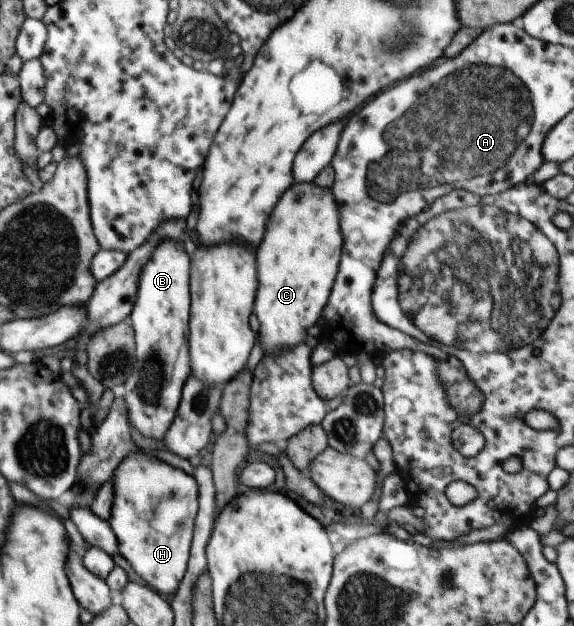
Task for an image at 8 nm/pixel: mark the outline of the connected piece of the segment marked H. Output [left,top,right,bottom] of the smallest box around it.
[108,449,199,597]

